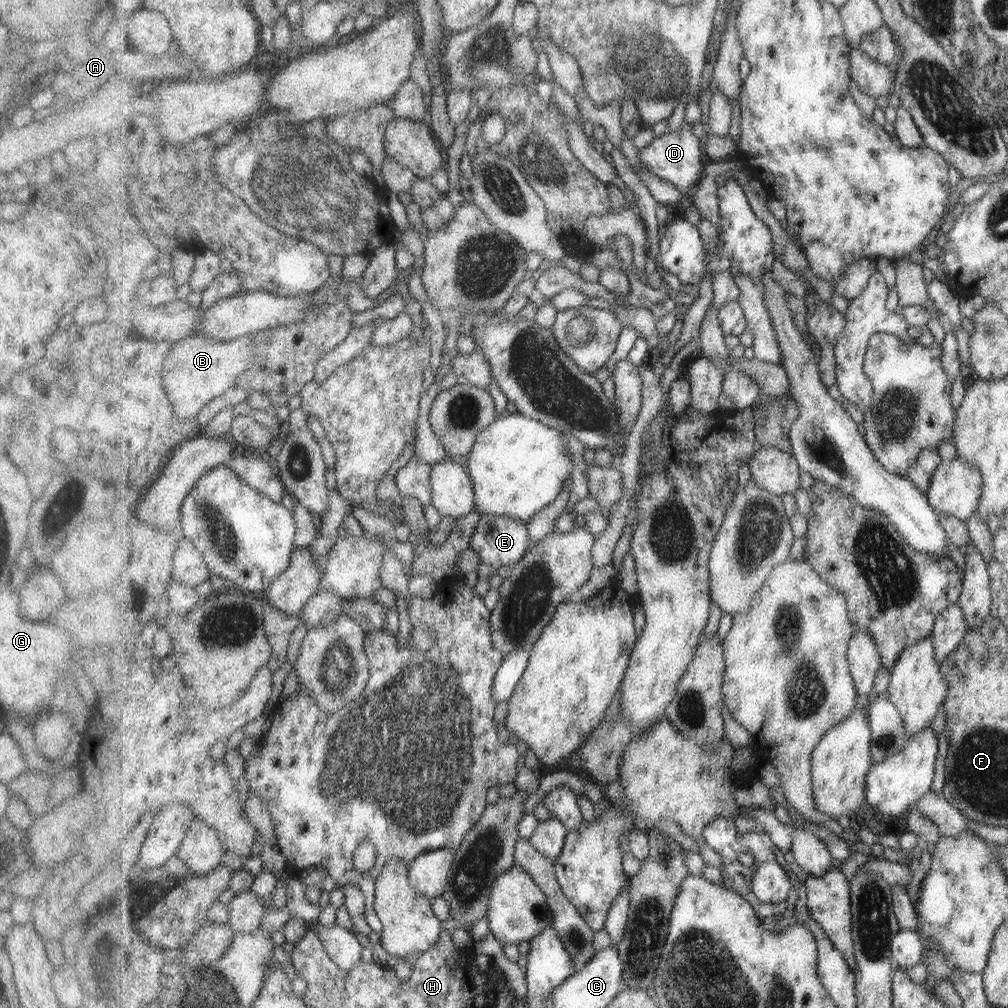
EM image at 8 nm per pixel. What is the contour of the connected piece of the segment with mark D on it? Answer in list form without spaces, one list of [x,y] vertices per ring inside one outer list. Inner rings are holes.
[[[683,124],[680,131],[666,131],[660,137],[655,137],[653,142],[638,153],[640,163],[643,163],[651,173],[677,185],[677,189],[683,191],[683,194],[690,194],[695,190],[695,186],[702,180],[701,174],[708,161],[702,140],[691,130],[692,124]]]

